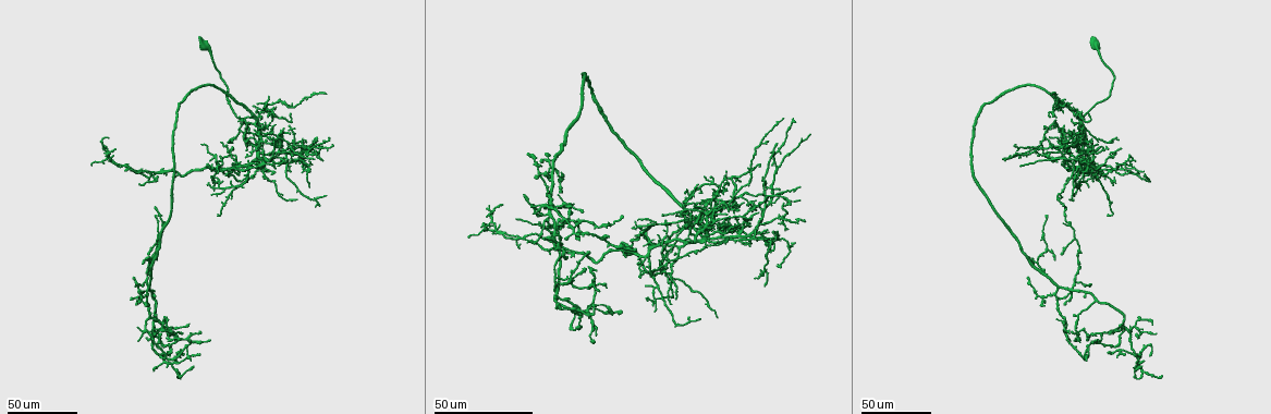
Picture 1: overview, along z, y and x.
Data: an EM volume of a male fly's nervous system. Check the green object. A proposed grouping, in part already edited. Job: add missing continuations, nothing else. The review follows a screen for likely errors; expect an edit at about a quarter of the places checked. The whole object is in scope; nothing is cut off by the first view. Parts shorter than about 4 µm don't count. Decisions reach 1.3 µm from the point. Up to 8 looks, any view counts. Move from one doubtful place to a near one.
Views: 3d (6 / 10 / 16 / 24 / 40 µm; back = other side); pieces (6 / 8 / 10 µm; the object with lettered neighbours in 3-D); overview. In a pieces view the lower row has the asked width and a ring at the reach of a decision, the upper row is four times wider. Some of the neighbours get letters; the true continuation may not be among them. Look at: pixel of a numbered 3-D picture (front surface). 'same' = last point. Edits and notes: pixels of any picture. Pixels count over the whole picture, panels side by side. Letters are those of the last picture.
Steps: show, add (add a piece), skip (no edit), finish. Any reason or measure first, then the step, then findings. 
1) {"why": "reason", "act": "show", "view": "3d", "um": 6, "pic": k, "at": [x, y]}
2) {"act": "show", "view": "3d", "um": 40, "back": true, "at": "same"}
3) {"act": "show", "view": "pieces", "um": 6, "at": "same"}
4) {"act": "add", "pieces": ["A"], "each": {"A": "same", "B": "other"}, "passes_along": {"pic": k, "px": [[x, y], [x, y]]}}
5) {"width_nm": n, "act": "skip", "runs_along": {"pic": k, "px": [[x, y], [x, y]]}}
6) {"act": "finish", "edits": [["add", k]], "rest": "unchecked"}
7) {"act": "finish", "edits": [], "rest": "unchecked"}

{"why": "thin end", "act": "show", "view": "3d", "um": 40, "pic": 1, "at": [1063, 104]}

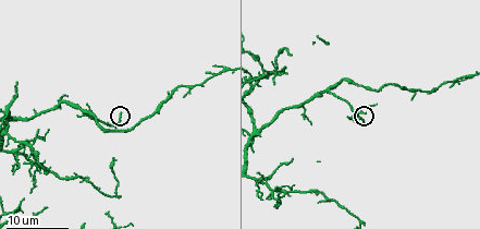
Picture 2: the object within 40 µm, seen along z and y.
{"act": "show", "view": "pieces", "um": 10, "pic": 2, "at": [363, 124]}

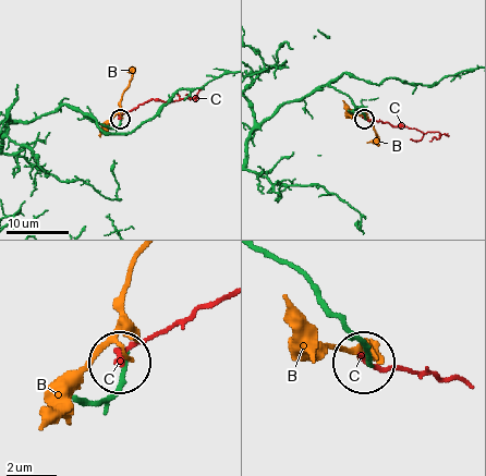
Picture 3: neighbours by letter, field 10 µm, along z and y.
{"width_nm": 170, "act": "skip", "each": {"B": "other", "C": "other"}, "runs_along": {"pic": 3, "px": [[77, 398], [109, 393], [121, 364]]}, "found": "none of them fits"}

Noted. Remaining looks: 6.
{"why": "thin end", "act": "show", "view": "3d", "um": 24, "pic": 1, "at": [714, 206]}

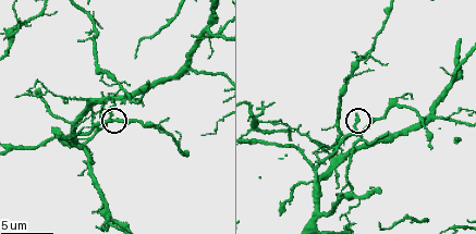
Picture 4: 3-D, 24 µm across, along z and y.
{"act": "show", "view": "pieces", "um": 8, "pic": 4, "at": [356, 114]}

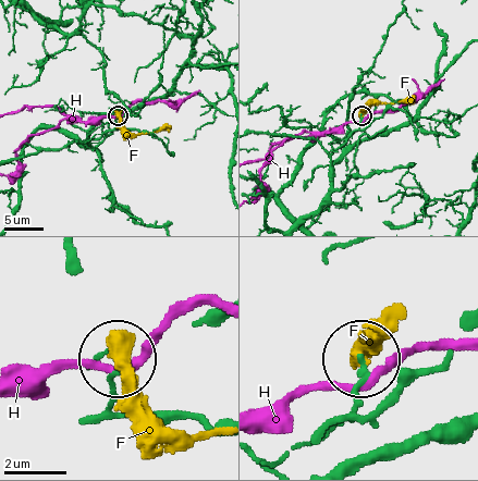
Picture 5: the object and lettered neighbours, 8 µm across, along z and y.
{"act": "skip", "each": {"F": "other", "H": "other"}, "runs_along": {"pic": 5, "px": [[308, 218], [328, 190], [332, 155], [357, 130], [360, 114]]}, "found": "no lettered piece goes on from it"}

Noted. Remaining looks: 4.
{"why": "branch stops here", "act": "show", "view": "3d", "um": 24, "pic": 1, "at": [297, 199]}

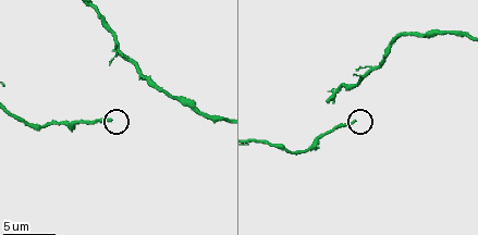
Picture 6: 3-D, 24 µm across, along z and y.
{"act": "show", "view": "pieces", "um": 10, "pic": 6, "at": [110, 120]}

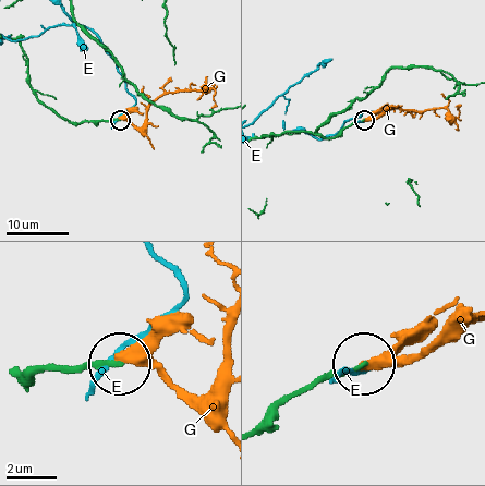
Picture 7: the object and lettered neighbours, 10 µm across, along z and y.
{"act": "skip", "each": {"E": "other", "G": "other"}, "runs_along": {"pic": 7, "px": [[31, 89], [70, 121], [120, 120]]}, "found": "no lettered piece goes on from it"}

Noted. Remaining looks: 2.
{"why": "tapers out", "act": "show", "view": "3d", "um": 40, "pic": 1, "at": [535, 215]}

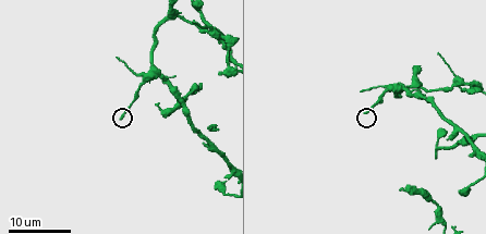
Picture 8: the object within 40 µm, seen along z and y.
{"why": "what lies round it", "act": "show", "view": "pieces", "um": 8, "pic": 8, "at": [121, 118]}

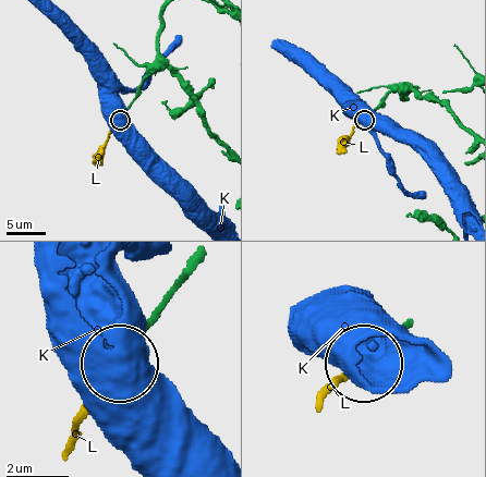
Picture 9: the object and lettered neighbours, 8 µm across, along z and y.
{"act": "add", "pieces": ["L"], "each": {"K": "other", "L": "same"}, "passes_along": {"pic": 9, "px": [[377, 107], [355, 126], [339, 153]]}, "found": "it goes on there"}

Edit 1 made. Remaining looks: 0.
{"act": "finish", "edits": [["add", 9]], "rest": "unchecked"}

